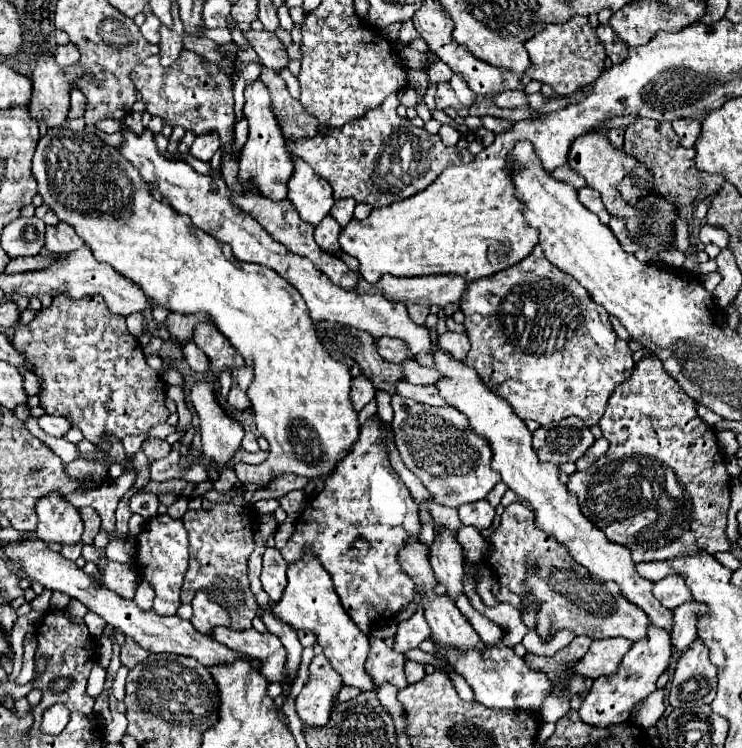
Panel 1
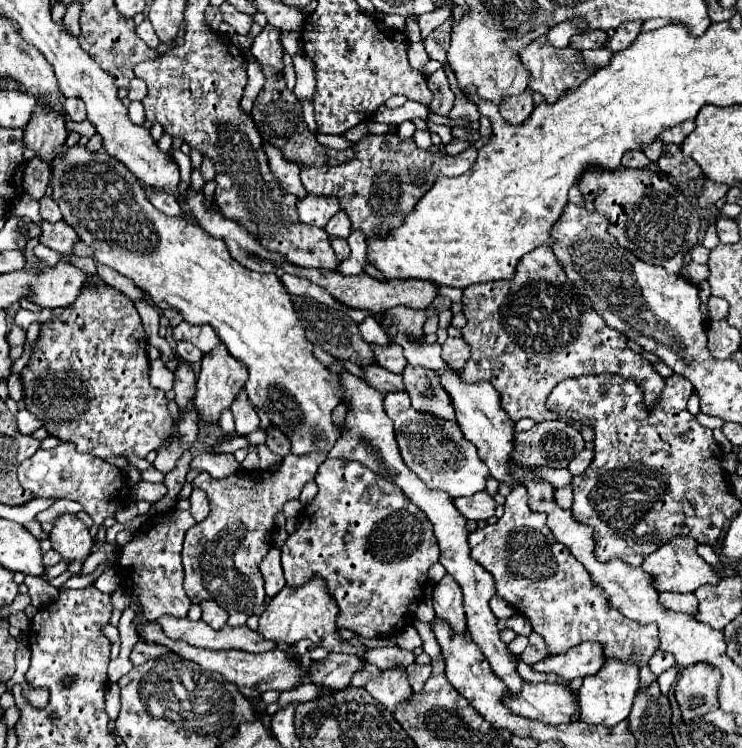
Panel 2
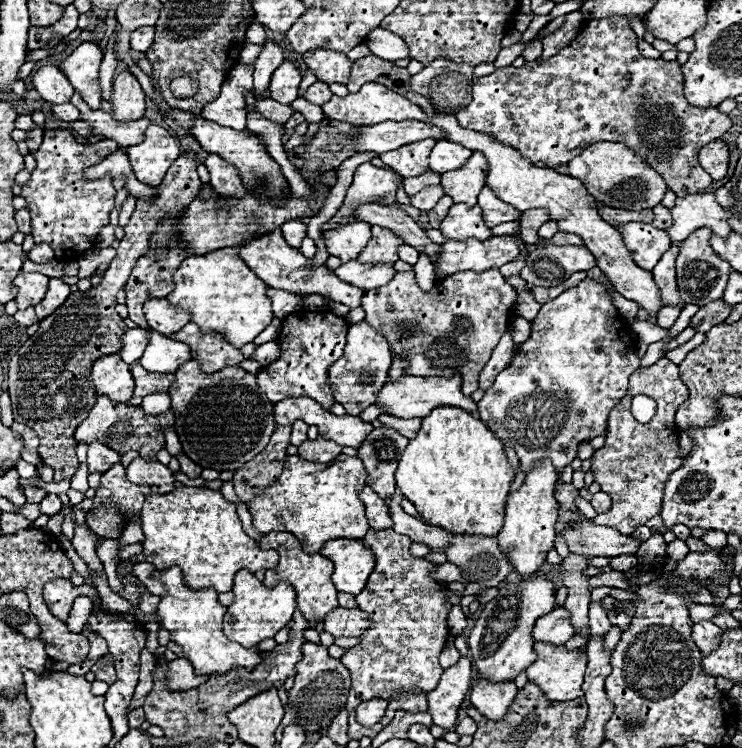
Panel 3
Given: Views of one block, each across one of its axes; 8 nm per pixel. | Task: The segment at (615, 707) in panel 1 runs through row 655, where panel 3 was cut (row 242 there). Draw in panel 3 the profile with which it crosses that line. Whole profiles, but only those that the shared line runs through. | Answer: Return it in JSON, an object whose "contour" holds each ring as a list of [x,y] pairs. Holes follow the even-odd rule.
{"contour":[[[628,222],[618,230],[622,232],[628,244],[628,250],[632,252],[632,258],[644,270],[652,270],[660,260],[660,256],[672,246],[670,236],[664,230],[654,228],[652,224]]]}

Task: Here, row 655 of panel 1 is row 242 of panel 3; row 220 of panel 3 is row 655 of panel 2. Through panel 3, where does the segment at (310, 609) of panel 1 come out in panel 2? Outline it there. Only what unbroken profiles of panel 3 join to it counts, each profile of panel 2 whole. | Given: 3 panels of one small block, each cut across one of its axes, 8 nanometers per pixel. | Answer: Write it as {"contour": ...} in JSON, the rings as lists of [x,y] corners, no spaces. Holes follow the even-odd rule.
{"contour":[[[314,576],[310,582],[306,582],[300,588],[282,588],[280,594],[276,594],[270,604],[266,606],[266,610],[260,616],[260,626],[258,632],[266,638],[272,640],[280,646],[290,646],[302,638],[310,638],[314,642],[314,646],[322,646],[328,652],[342,652],[342,654],[356,654],[356,656],[364,656],[364,644],[358,638],[342,638],[338,634],[338,624],[336,624],[336,616],[338,616],[338,606],[334,604],[334,598],[330,596],[324,580],[320,576]]]}

